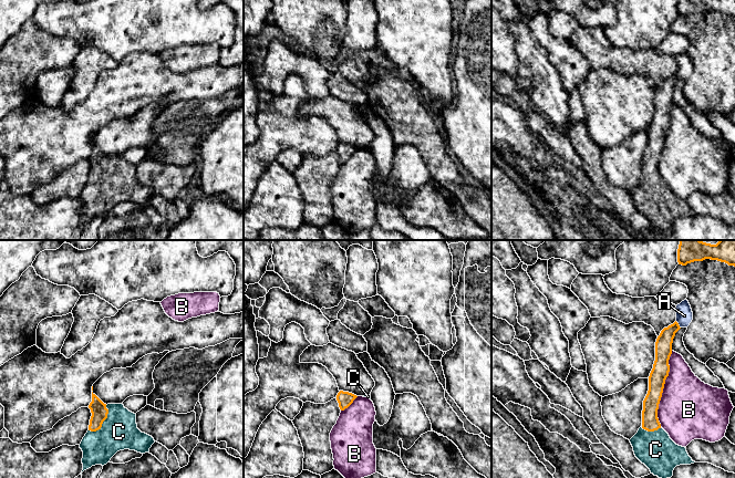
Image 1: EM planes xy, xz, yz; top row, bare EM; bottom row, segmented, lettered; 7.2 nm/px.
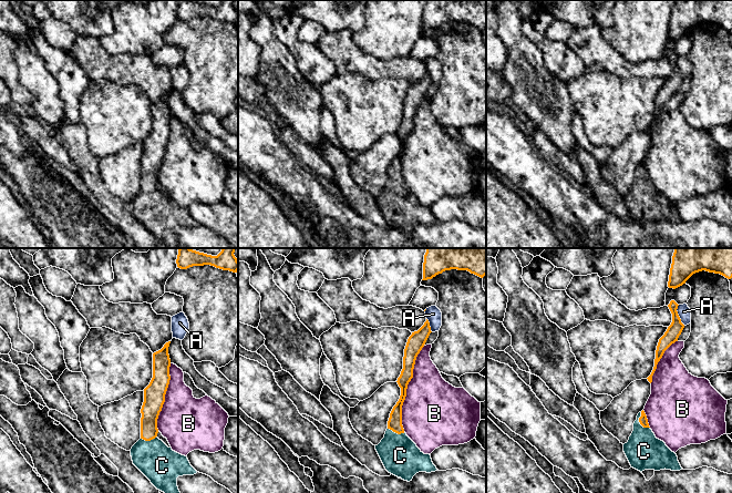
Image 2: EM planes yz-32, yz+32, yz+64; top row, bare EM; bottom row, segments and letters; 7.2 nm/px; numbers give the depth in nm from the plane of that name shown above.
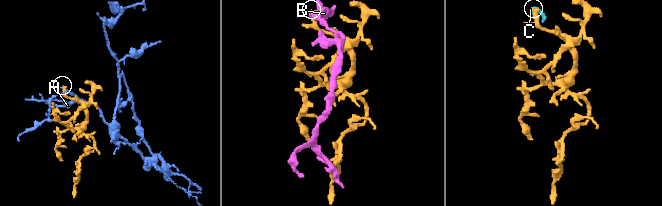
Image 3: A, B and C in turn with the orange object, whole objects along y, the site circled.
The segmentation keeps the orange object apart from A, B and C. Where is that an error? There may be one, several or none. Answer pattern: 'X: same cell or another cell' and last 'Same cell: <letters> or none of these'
A: another cell
B: another cell
C: same cell
Same cell: C

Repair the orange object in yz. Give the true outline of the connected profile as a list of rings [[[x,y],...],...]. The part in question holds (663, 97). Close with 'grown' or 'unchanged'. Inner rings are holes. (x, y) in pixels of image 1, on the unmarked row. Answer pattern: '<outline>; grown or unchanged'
[[[675,73],[664,80],[656,91],[655,113],[649,128],[649,143],[643,153],[642,178],[630,191],[635,209],[650,221],[651,226],[662,231],[671,230],[676,218],[695,215],[685,199],[676,197],[670,190],[658,170],[659,156],[670,124],[672,95],[680,81]]]; grown

